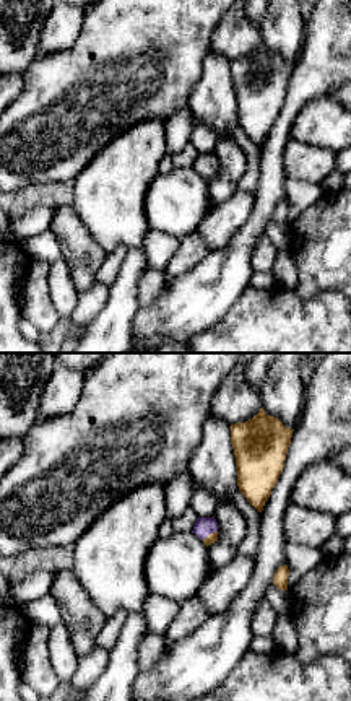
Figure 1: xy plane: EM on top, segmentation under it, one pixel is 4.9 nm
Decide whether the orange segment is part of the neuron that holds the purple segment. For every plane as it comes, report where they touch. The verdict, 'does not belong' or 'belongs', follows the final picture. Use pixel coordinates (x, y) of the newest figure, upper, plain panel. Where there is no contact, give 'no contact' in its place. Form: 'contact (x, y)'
contact (208, 169)

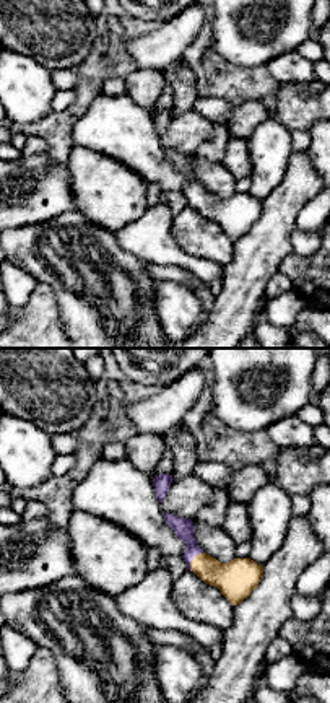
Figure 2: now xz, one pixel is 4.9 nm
contact (192, 194)

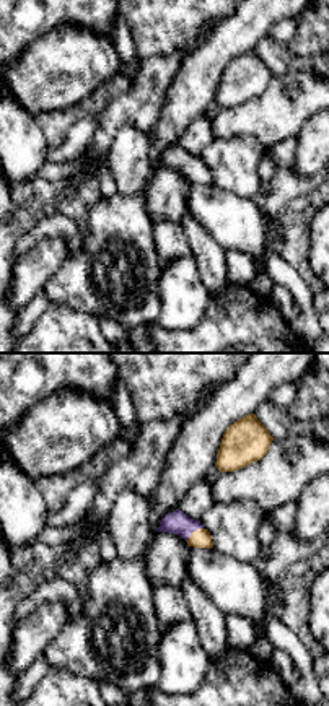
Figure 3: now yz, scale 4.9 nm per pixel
contact (193, 166)

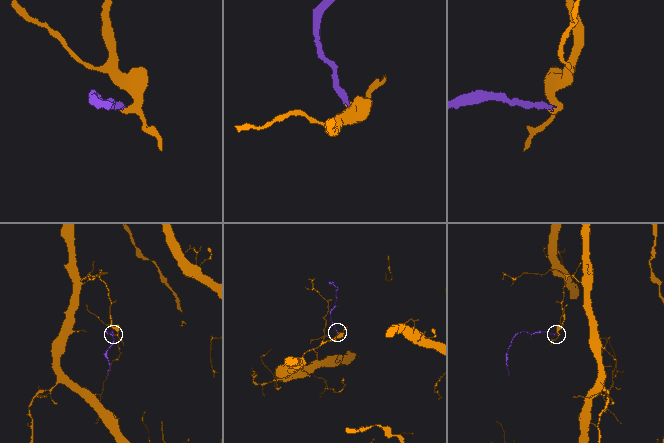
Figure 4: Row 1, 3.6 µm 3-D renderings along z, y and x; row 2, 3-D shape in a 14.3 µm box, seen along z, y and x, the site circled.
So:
belongs

